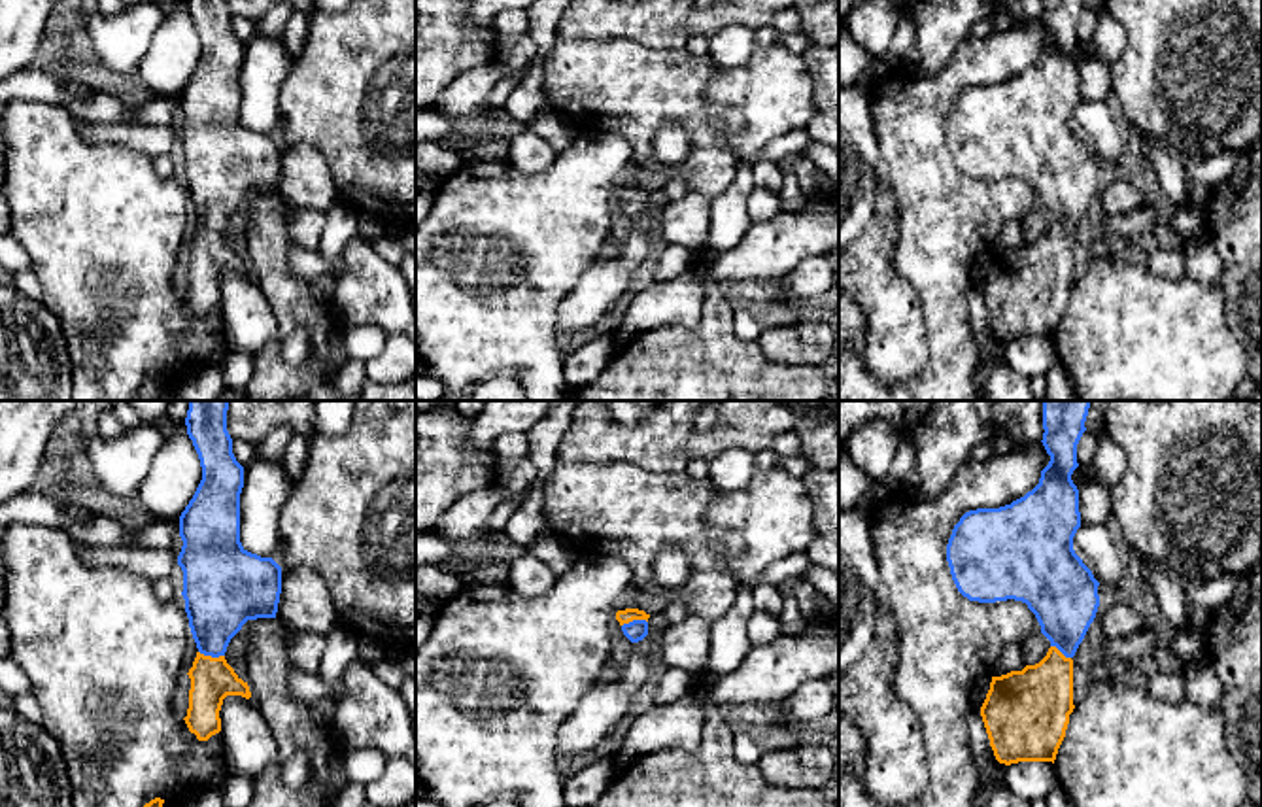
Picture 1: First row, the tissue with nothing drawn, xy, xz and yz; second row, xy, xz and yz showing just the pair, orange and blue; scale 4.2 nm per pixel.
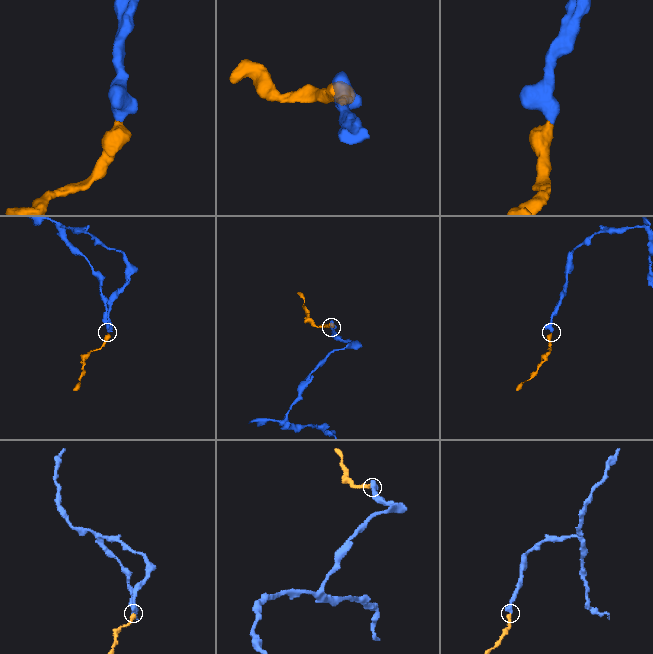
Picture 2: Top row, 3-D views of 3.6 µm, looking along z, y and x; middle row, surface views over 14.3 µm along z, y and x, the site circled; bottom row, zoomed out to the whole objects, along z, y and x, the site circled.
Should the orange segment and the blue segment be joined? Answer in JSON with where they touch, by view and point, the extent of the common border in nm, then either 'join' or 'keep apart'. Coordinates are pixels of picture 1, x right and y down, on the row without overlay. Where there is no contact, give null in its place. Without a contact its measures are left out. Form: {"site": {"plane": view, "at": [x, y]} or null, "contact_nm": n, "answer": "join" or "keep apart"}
{"site": {"plane": "xy", "at": [210, 233]}, "contact_nm": 110, "answer": "join"}

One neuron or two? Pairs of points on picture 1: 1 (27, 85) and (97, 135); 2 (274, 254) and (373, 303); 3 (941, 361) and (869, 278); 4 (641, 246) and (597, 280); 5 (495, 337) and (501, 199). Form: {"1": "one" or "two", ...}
{"1": "two", "2": "two", "3": "two", "4": "one", "5": "one"}

